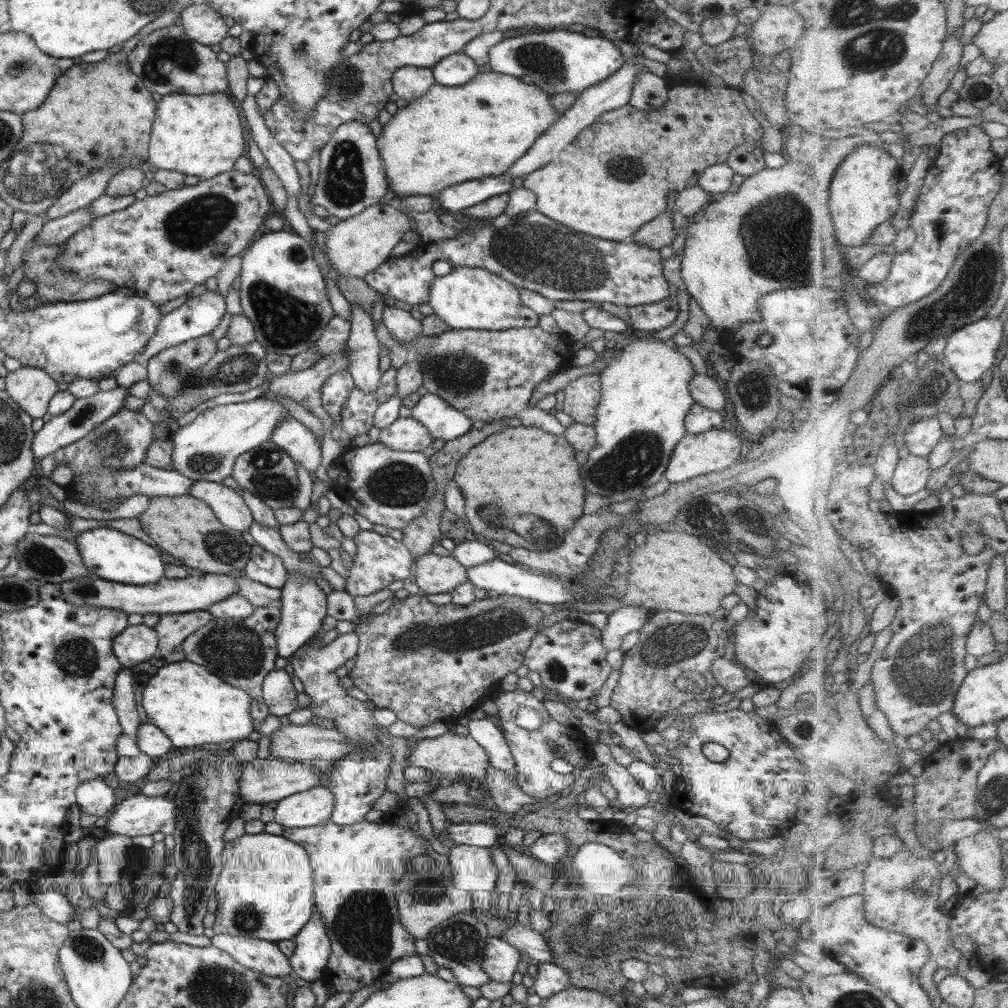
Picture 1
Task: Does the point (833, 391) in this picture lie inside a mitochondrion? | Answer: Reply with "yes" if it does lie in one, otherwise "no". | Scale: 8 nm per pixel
no

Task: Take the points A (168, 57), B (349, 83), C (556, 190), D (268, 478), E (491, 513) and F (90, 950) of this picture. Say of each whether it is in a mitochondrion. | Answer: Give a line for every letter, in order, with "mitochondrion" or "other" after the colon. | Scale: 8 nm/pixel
A: mitochondrion
B: mitochondrion
C: other
D: mitochondrion
E: mitochondrion
F: mitochondrion

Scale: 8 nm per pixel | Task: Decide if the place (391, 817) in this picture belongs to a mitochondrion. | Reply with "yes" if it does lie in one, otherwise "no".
no

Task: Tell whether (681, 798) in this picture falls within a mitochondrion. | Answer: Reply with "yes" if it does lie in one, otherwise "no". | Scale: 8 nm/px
no

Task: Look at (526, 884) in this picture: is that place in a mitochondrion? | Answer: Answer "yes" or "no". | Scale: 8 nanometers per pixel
no

